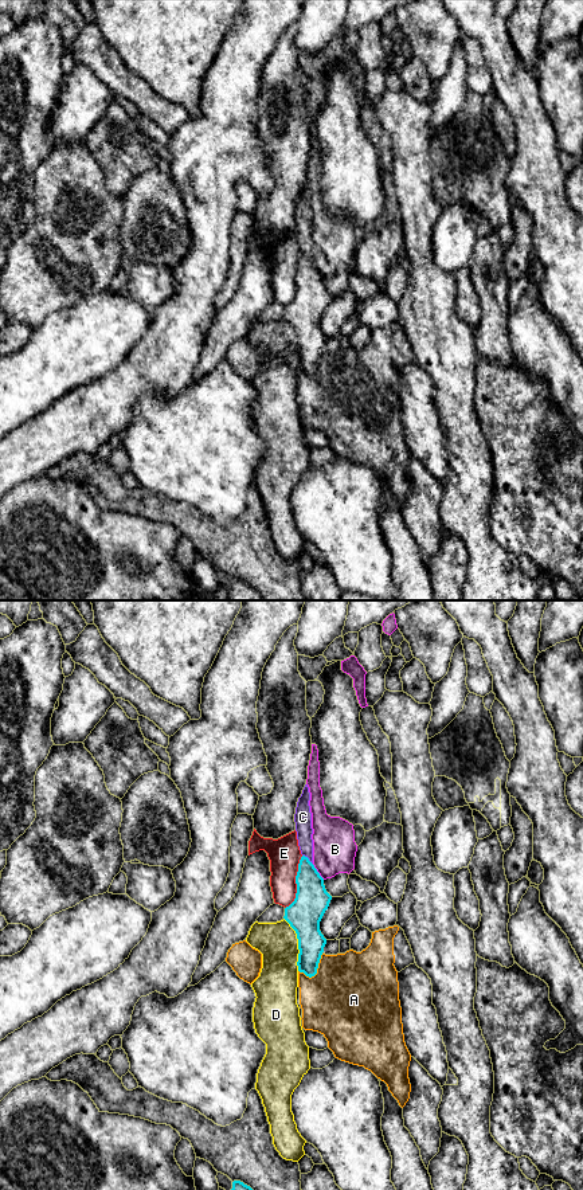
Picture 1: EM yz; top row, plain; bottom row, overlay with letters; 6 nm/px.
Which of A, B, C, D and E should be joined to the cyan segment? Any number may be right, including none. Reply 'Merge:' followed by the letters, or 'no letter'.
Merge: C

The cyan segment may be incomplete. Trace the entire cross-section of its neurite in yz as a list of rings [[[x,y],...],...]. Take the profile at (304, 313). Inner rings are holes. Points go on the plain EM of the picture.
[[[305,183],[294,212],[297,238],[302,253],[296,274],[297,291],[294,300],[285,306],[283,317],[297,332],[298,369],[312,376],[317,372],[326,342],[326,337],[320,329],[320,320],[332,294],[326,290],[324,277],[313,263],[313,227],[309,199],[310,191]]]

